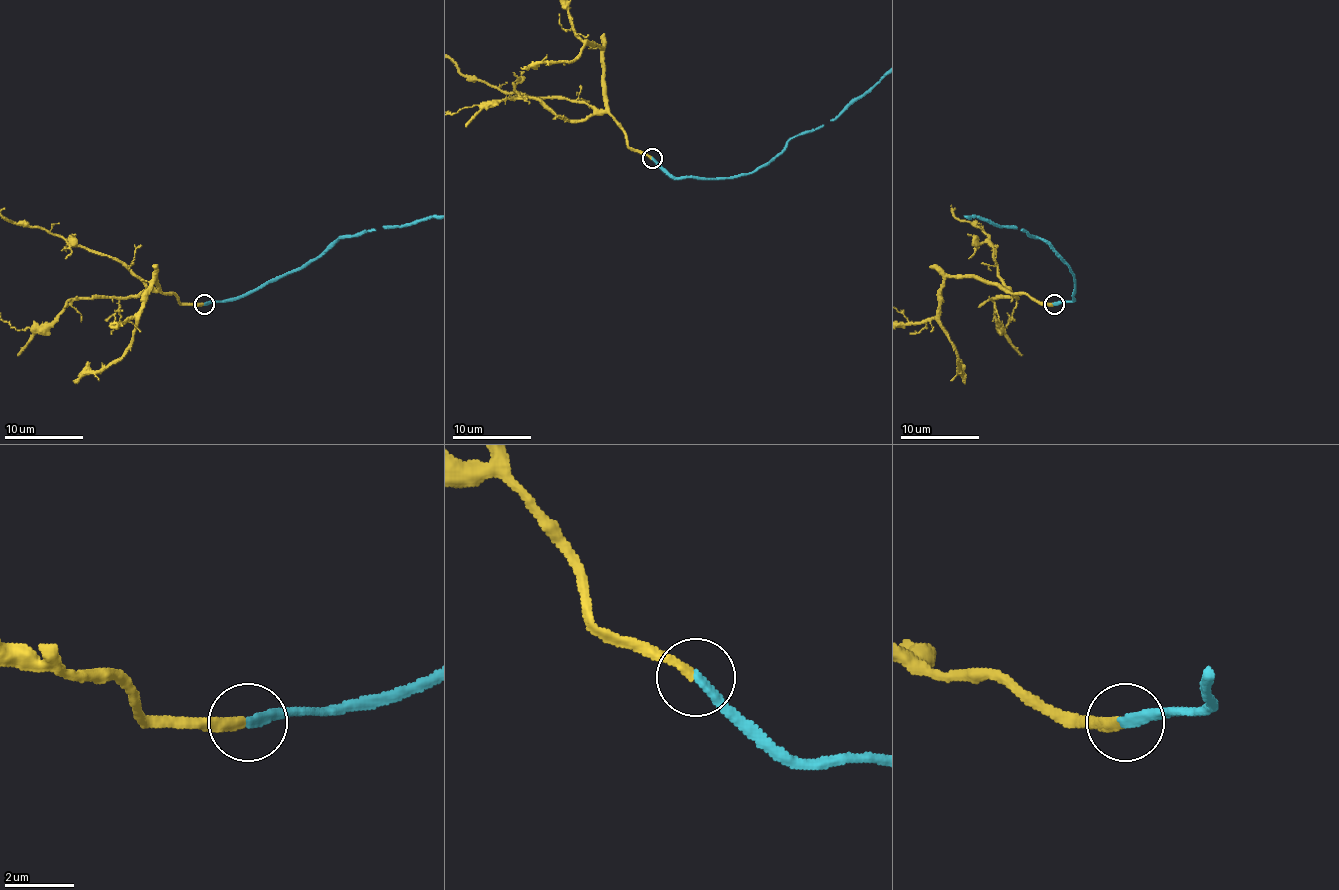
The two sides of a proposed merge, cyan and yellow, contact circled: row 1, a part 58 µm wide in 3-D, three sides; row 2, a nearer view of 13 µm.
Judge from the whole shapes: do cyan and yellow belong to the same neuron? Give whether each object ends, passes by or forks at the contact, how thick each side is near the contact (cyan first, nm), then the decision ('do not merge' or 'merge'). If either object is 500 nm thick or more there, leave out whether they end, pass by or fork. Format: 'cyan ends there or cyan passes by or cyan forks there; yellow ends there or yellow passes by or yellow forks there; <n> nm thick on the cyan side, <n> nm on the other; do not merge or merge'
cyan ends there; yellow ends there; 300 nm thick on the cyan side, 280 nm on the other; merge

